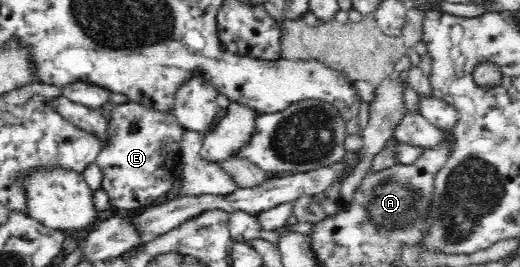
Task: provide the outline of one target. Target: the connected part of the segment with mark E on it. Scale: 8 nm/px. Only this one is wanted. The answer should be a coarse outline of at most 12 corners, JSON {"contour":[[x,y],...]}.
{"contour":[[137,102],[106,109],[95,163],[113,210],[171,189],[183,127]]}

